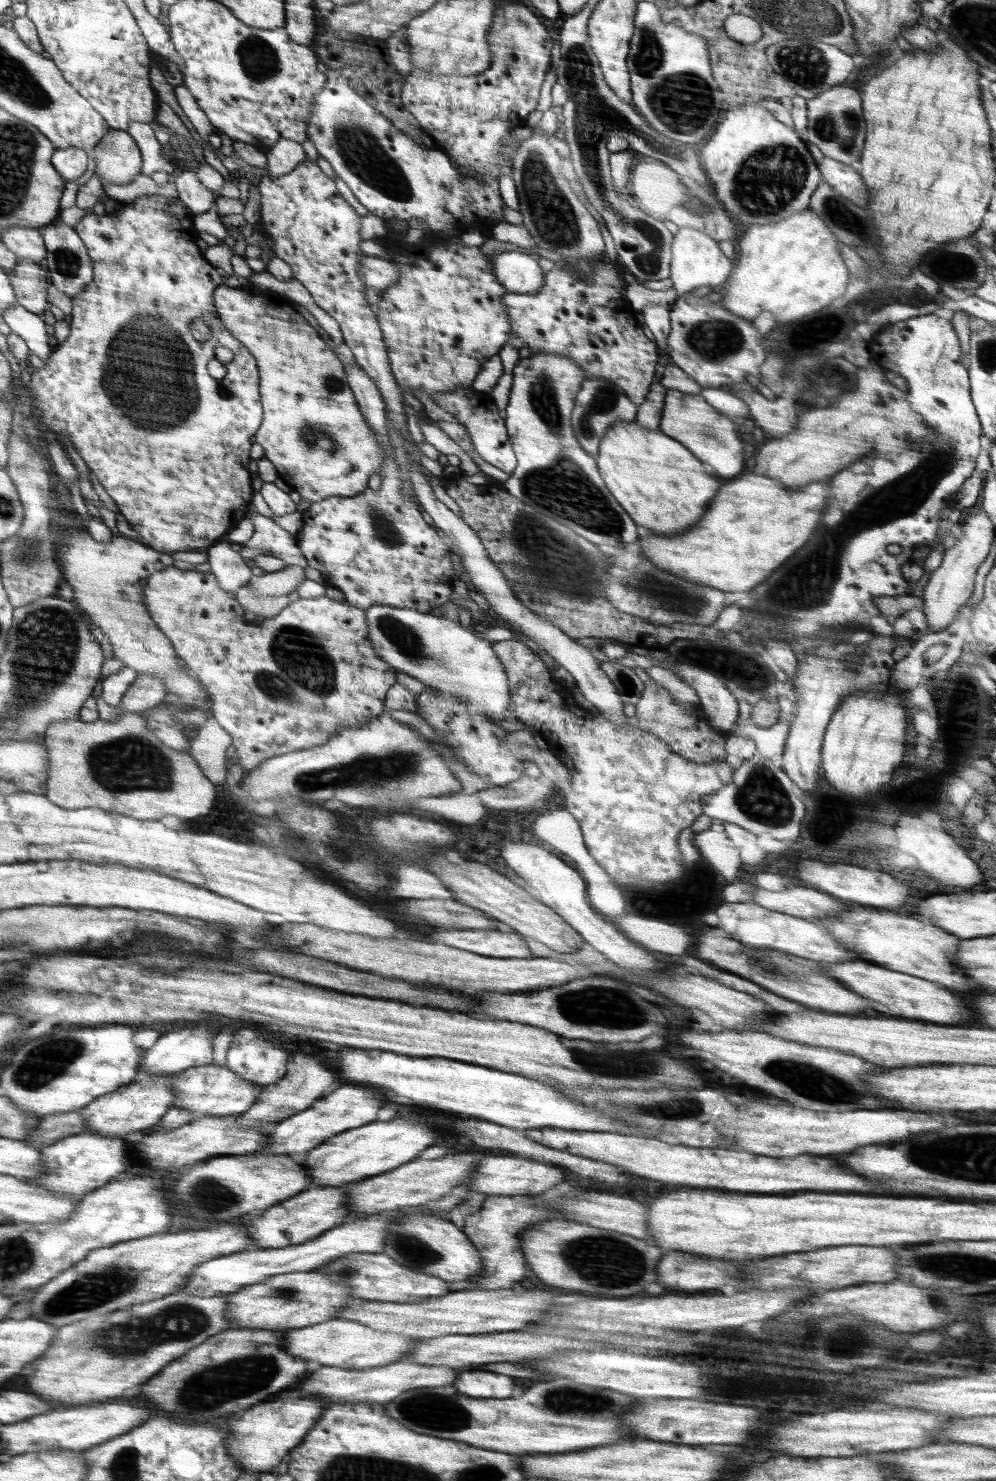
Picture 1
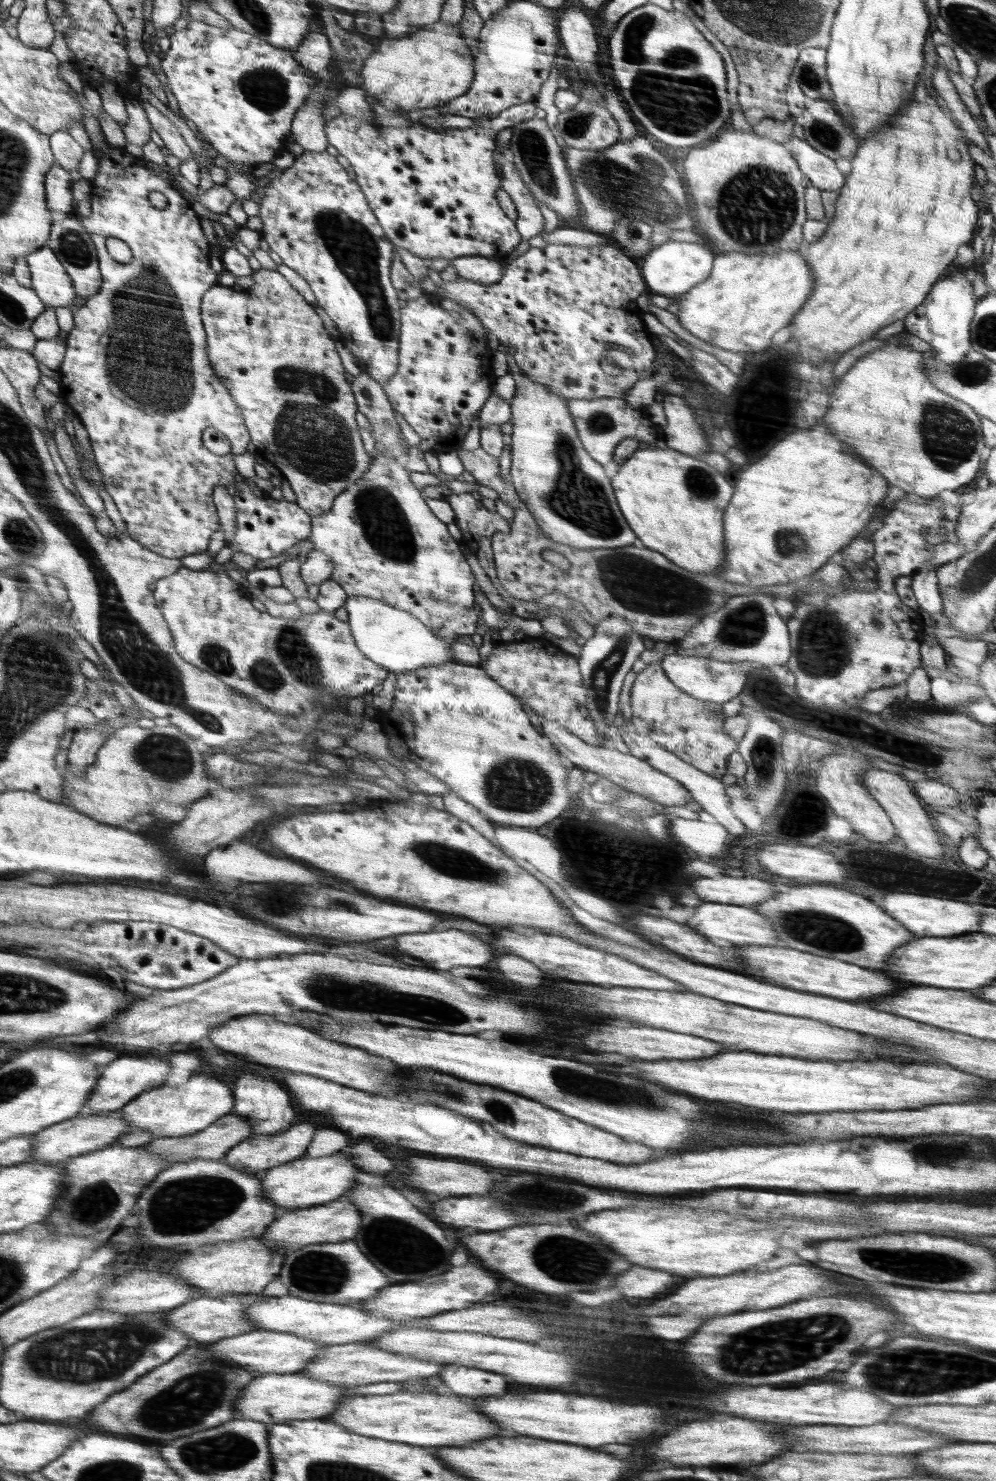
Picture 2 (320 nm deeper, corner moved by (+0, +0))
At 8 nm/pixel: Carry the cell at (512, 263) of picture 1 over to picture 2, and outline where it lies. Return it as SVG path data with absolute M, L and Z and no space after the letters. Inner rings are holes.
M464 256L452 259L451 265L459 277L474 280L482 284L498 282L505 271L502 259L483 256Z

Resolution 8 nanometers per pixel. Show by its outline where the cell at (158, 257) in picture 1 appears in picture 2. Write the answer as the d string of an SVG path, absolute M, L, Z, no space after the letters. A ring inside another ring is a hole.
M107 141L103 142L101 148L95 151L96 159L98 159L98 174L96 178L90 180L92 184L92 197L90 201L90 212L88 217L80 216L84 229L91 234L91 240L94 242L95 247L98 249L99 255L99 271L102 273L103 284L98 291L98 294L86 298L86 304L81 308L73 307L74 328L69 332L66 340L66 352L62 364L58 368L60 383L60 398L65 400L79 418L80 422L86 428L88 436L92 445L92 452L98 468L101 471L103 486L110 492L112 500L116 502L116 508L120 512L124 522L127 524L128 535L144 536L138 538L140 544L147 546L154 552L159 553L160 556L168 558L181 559L189 554L203 553L208 548L210 536L221 528L218 526L219 514L216 514L216 508L212 502L212 490L216 487L225 486L226 488L233 489L236 484L237 468L235 467L234 457L237 454L246 453L246 446L250 442L248 438L248 429L246 428L241 408L231 395L226 383L222 381L222 377L214 371L213 364L211 363L208 355L207 348L207 333L204 328L201 317L201 303L203 294L210 291L212 286L218 280L218 274L210 268L210 258L212 250L210 250L210 243L202 234L200 222L198 222L198 213L194 212L190 206L190 202L186 202L174 188L172 184L160 178L158 174L154 174L150 168L146 168L138 157L134 158L124 148L114 147ZM151 192L160 192L167 198L167 205L162 210L154 208L149 201L149 194ZM106 238L118 238L122 242L126 242L132 252L134 258L128 264L120 264L112 260L106 248ZM206 428L215 428L222 432L232 445L232 450L228 456L216 455L209 452L202 442L202 432Z

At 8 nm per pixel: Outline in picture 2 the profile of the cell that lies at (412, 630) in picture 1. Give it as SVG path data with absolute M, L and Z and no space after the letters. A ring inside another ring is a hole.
M348 596L344 606L348 612L347 623L360 652L376 664L394 674L418 671L426 666L440 666L452 662L454 644L448 638L436 636L426 624L412 613L398 609L383 600L365 596Z

